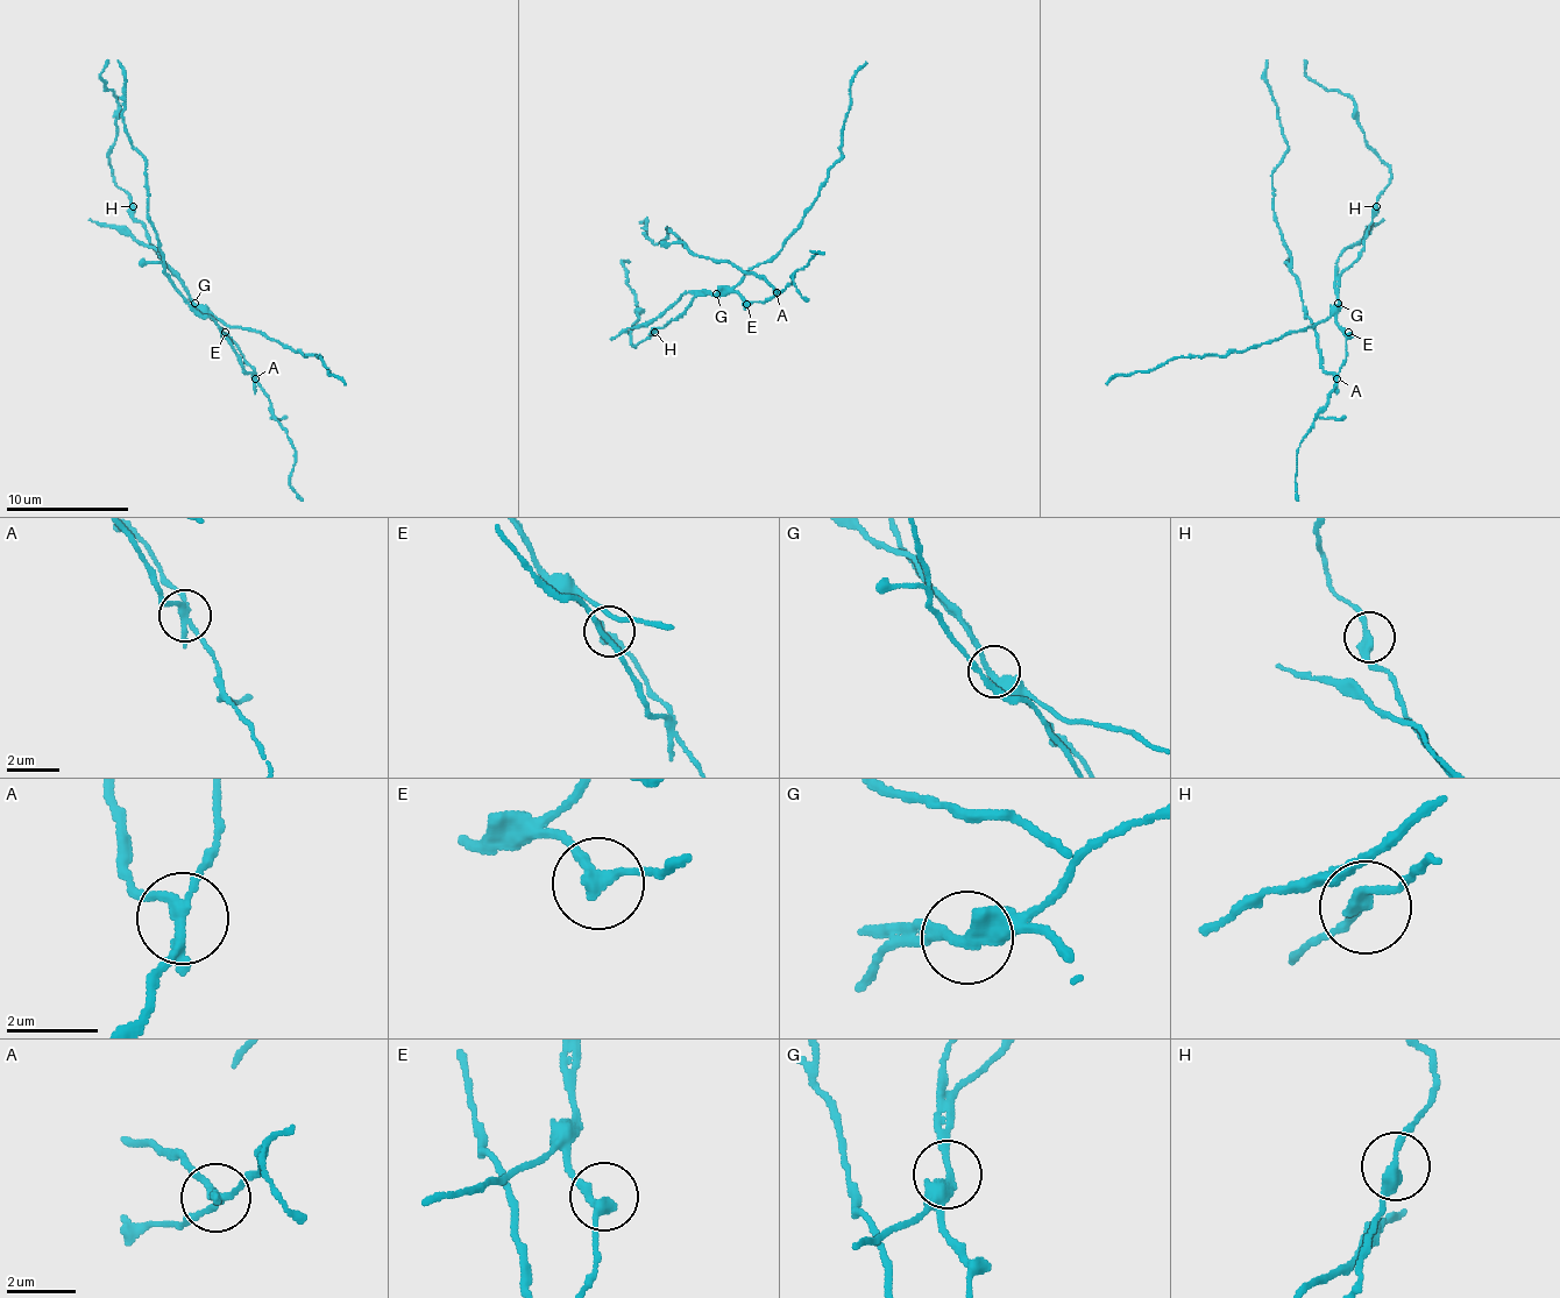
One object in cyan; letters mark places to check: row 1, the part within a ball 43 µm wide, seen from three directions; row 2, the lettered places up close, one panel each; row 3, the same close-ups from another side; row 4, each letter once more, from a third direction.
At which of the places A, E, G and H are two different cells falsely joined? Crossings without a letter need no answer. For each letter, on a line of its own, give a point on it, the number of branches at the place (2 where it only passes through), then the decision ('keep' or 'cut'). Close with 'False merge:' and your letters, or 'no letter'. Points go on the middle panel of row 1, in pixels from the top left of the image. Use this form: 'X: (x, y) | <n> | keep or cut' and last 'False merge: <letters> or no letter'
A: (777, 292) | 3 | cut
E: (746, 304) | 2 | keep
G: (716, 293) | 2 | cut
H: (654, 332) | 2 | keep
False merge: A, G

